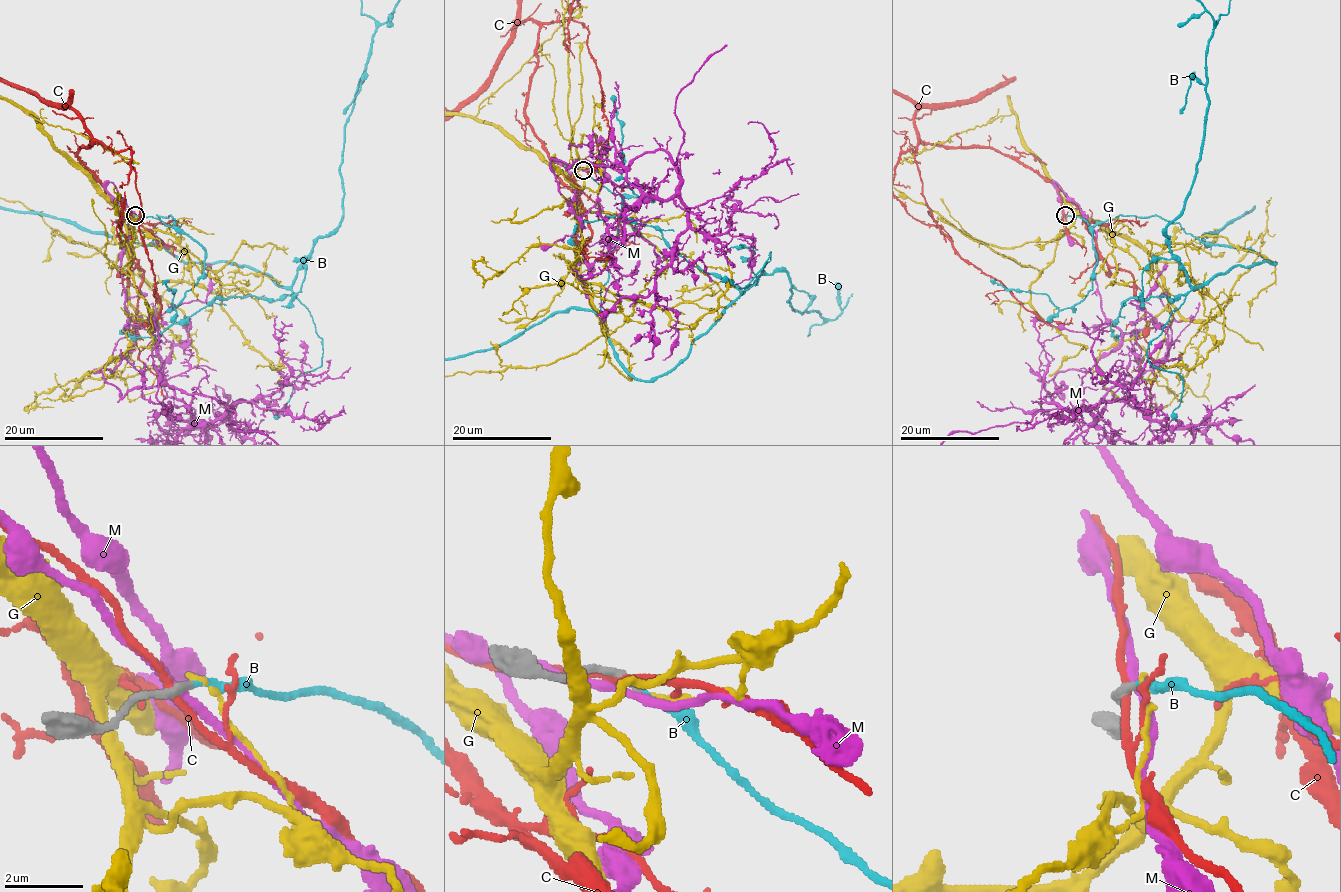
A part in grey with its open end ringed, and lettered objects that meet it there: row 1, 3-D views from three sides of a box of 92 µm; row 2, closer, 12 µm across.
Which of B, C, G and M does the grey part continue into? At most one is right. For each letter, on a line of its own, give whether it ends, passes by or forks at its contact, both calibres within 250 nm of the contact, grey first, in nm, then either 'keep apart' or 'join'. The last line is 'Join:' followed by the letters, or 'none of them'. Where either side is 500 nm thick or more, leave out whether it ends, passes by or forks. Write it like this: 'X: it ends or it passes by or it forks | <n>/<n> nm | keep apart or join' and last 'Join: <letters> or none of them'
B: it ends | 180/180 nm | join
C: it passes by | 220/170 nm | keep apart
G: it ends | 180/140 nm | keep apart
M: it passes by | 200/200 nm | keep apart
Join: B

